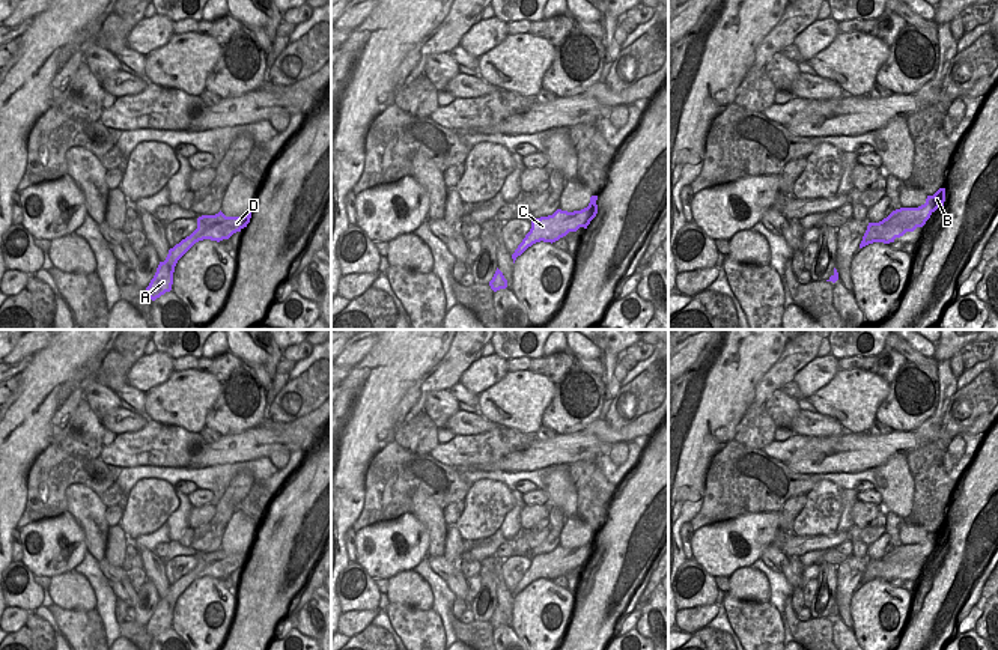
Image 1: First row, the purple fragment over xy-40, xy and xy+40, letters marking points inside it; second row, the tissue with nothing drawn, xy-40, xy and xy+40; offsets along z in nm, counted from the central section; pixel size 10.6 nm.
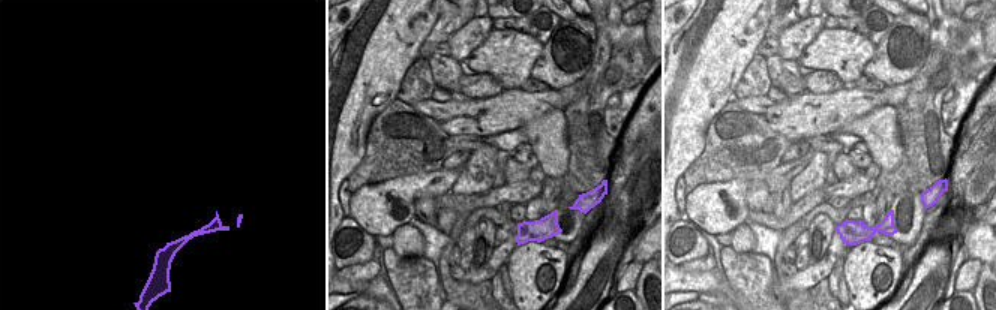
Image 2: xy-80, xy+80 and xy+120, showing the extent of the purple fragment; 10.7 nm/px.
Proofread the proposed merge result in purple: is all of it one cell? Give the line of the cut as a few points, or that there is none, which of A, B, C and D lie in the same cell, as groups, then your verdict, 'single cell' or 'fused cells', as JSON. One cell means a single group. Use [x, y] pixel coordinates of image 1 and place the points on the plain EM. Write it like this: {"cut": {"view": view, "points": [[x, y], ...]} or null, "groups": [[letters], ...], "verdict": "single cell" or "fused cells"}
{"cut": null, "groups": [["A", "B", "C", "D"]], "verdict": "single cell"}

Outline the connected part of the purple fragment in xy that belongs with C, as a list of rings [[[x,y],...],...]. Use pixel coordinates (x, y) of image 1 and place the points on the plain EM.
[[[592,533],[589,543],[581,548],[567,549],[557,546],[552,552],[531,555],[530,569],[525,572],[522,579],[512,591],[513,600],[518,593],[521,593],[528,584],[531,584],[536,579],[543,578],[552,581],[560,575],[566,573],[569,569],[577,569],[580,564],[587,566],[590,558],[598,551],[596,537],[598,533]]]

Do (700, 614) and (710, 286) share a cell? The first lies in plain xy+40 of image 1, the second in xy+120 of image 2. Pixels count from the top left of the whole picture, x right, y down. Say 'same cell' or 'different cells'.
different cells

